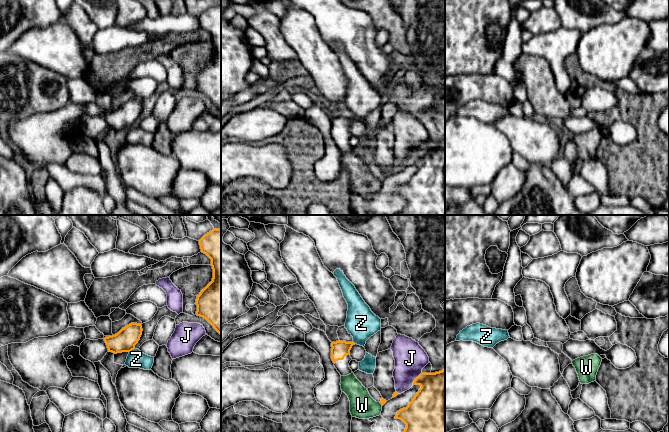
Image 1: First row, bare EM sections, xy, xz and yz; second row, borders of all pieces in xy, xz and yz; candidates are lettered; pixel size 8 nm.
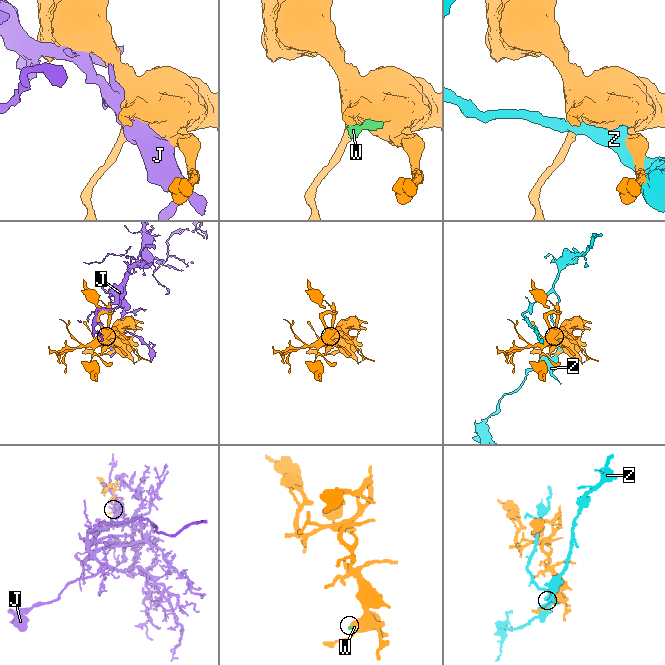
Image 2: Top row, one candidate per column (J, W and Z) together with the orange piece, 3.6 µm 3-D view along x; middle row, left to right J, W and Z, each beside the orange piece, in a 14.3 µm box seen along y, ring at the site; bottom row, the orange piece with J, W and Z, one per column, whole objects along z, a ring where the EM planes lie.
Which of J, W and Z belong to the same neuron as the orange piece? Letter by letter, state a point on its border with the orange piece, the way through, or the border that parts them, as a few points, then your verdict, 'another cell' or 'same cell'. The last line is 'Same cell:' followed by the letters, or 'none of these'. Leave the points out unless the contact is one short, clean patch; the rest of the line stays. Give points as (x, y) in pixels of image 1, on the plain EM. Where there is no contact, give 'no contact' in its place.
J: contact xz (416, 154); another cell
W: contact xz (381, 179); another cell
Z: contact xy (131, 126); another cell
Same cell: none of these

